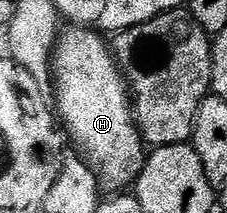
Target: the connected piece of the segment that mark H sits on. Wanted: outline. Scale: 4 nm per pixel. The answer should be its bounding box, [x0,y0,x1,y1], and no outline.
[52,26,146,194]

